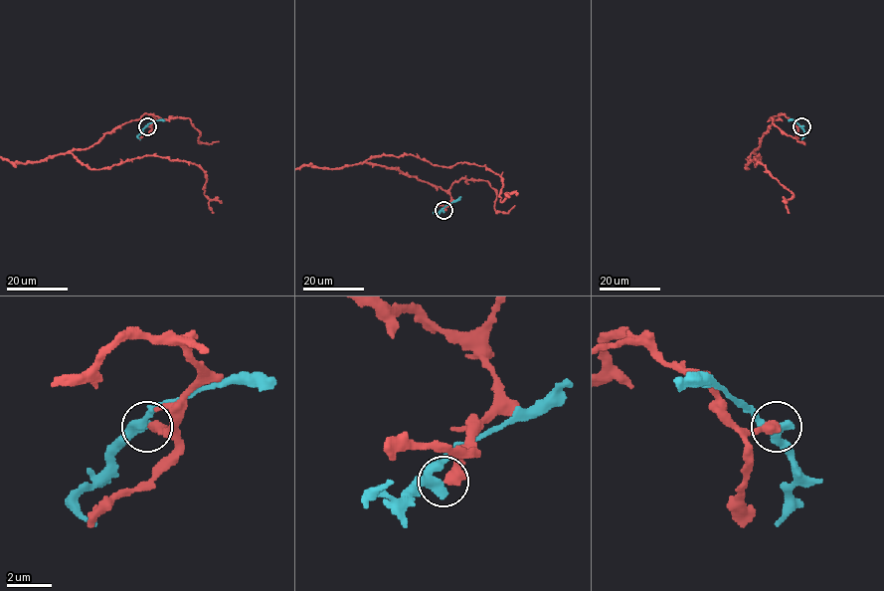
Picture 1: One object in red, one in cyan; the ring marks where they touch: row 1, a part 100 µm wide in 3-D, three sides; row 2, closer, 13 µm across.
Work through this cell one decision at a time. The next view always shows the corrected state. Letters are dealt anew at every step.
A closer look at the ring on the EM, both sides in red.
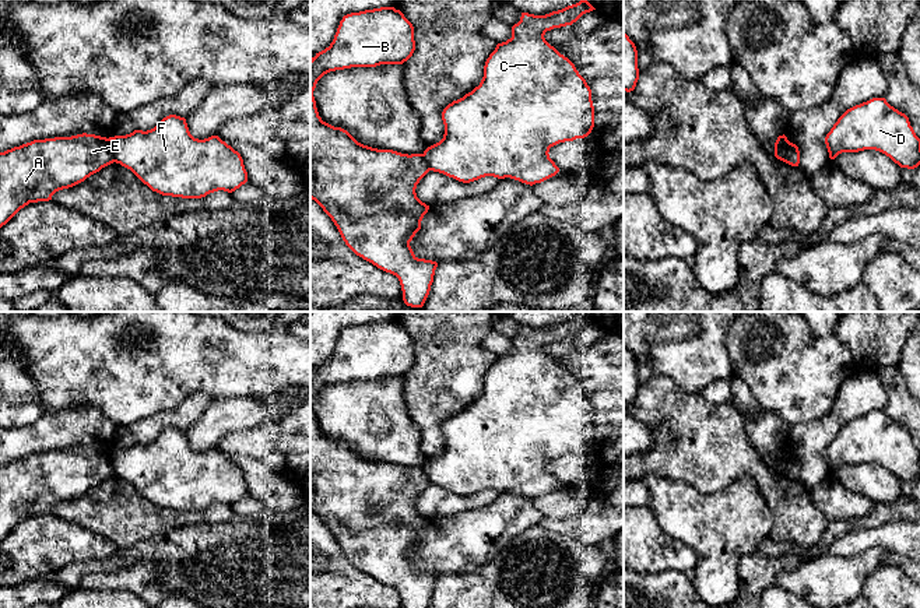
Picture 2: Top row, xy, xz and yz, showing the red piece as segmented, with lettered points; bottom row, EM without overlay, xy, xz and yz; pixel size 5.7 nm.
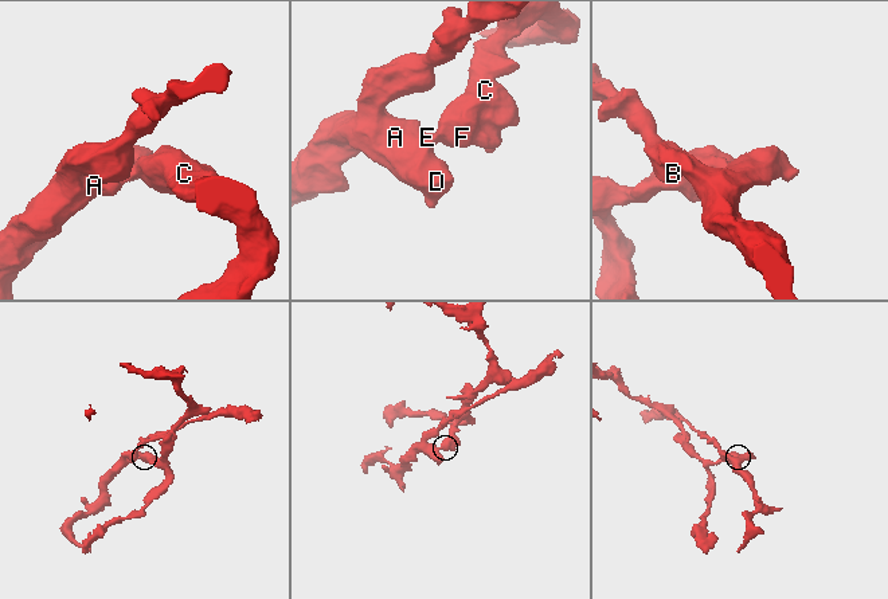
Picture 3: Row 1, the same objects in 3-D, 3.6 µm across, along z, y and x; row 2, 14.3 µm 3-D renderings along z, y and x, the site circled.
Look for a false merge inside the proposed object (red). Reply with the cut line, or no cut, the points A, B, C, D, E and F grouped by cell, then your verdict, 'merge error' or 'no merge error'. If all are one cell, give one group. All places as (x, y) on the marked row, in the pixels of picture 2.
cut xy (108, 139), (115, 161); groups A B D E / C F; merge error

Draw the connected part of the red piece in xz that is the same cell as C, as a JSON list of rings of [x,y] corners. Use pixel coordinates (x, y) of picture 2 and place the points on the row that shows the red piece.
[[[580,0],[545,15],[522,13],[512,38],[498,43],[487,59],[480,85],[443,109],[443,138],[422,154],[429,169],[463,183],[494,176],[533,186],[555,176],[559,168],[549,158],[549,148],[587,137],[594,127],[594,106],[586,80],[544,35],[593,10],[587,0]]]

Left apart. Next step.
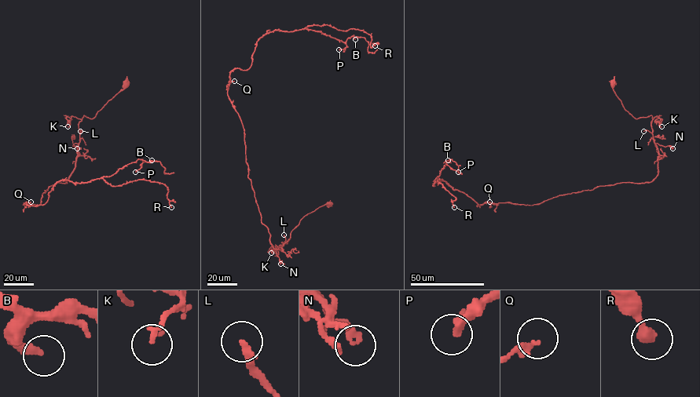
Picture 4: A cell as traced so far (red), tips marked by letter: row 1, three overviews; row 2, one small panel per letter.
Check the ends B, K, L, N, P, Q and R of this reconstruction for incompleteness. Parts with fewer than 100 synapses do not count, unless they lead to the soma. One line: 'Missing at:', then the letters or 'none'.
Missing at: none

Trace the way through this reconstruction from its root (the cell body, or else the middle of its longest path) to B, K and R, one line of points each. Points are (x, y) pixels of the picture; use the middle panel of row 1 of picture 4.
B: (330, 205), (274, 249), (228, 84), (270, 32), (355, 39)
K: (330, 205), (324, 204), (306, 215), (291, 231), (287, 242), (276, 246), (273, 253), (271, 250), (271, 253)
R: (330, 205), (274, 249), (248, 177), (229, 74), (247, 70), (256, 41), (276, 30), (358, 29), (375, 45)

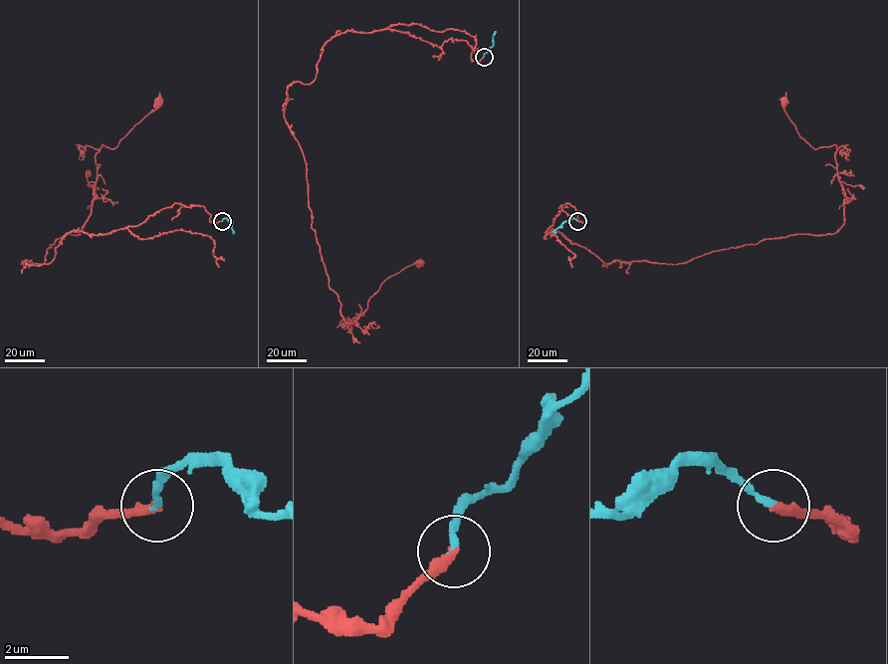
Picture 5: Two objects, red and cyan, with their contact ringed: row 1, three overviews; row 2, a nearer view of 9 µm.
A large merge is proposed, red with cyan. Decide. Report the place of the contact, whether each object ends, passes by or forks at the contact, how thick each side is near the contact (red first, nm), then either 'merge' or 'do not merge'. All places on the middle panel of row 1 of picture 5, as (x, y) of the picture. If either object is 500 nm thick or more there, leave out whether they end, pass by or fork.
(484, 57) | red ends | cyan ends | 320/240 nm | merge

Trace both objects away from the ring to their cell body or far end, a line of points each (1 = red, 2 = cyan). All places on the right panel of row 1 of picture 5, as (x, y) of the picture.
1: (577, 221), (560, 205), (552, 234), (602, 265), (834, 233), (836, 145), (813, 148), (784, 101)
2: (577, 221), (572, 218), (552, 231)

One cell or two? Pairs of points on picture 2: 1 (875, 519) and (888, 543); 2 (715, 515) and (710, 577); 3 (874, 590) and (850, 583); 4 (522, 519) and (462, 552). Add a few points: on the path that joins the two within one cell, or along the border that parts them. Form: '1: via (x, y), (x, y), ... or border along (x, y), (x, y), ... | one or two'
1: border along (905, 519), (874, 527), (854, 529), (847, 533) | two
2: via (715, 530), (715, 562) | one
3: border along (881, 563), (867, 577), (861, 593) | two
4: via (506, 519), (477, 537) | one

